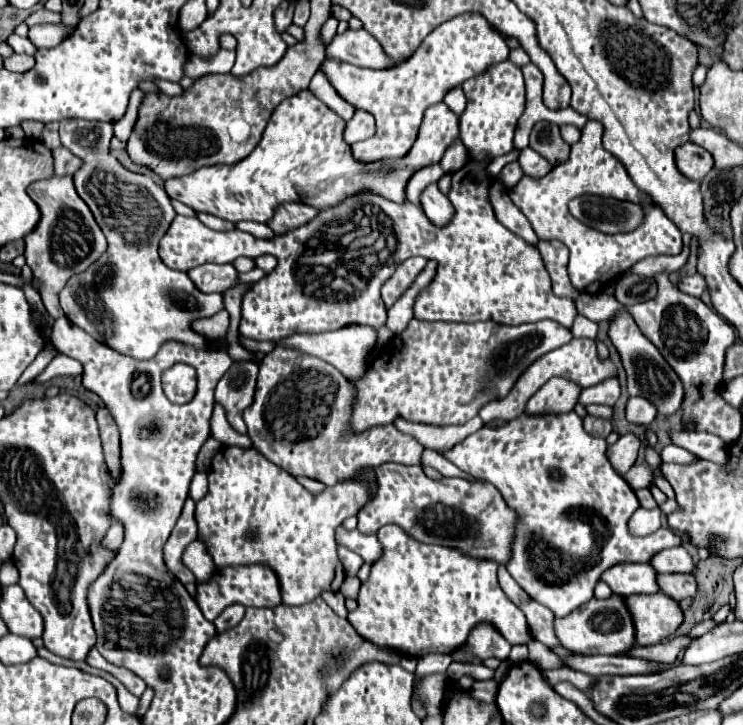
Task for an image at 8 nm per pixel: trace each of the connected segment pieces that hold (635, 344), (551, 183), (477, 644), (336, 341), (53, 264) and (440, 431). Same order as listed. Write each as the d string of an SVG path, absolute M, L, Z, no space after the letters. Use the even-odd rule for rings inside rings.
M609 329L609 339L621 355L621 363L627 373L627 391L629 395L641 395L649 399L661 415L671 415L681 407L683 401L683 383L665 363L659 349L649 339L623 339L623 329Z
M597 121L587 123L581 129L581 139L579 143L571 145L571 155L569 161L553 167L547 177L541 179L531 179L523 177L515 189L511 189L511 199L513 203L527 215L527 219L533 225L533 231L537 233L539 239L559 239L567 245L569 249L569 279L573 287L581 293L599 293L603 287L613 283L619 273L635 265L637 261L649 257L649 255L679 255L683 249L681 241L681 231L675 227L671 219L665 217L665 213L647 197L643 191L635 187L631 177L627 175L623 163L615 159L609 151L603 149L601 145L601 135L603 135L603 125ZM579 195L599 195L599 197L613 197L613 199L625 199L625 201L637 201L641 203L645 211L643 223L629 231L629 233L615 233L607 235L597 229L587 227L585 223L577 221L569 209L567 203L573 197Z
M481 625L473 629L465 647L451 653L451 657L453 661L471 661L471 659L485 661L489 657L497 657L499 661L505 661L509 659L509 651L511 651L511 645L493 627Z
M351 325L351 327L323 333L323 335L291 335L289 339L281 341L281 345L297 347L303 353L315 355L315 357L339 367L339 371L345 377L361 377L365 373L365 355L375 347L375 341L377 341L377 333L371 327Z
M53 175L51 179L35 181L29 187L31 195L33 189L41 189L45 197L41 199L35 197L41 219L39 219L39 227L35 227L35 231L31 231L31 235L27 235L25 239L25 259L27 265L33 269L33 277L41 281L41 299L47 313L53 319L57 319L59 315L63 315L57 299L59 291L65 287L69 277L85 271L89 265L95 263L95 259L99 259L99 255L103 255L103 251L107 249L107 241L99 225L95 223L93 213L77 195L73 187L73 179L69 175L63 177Z
M475 417L463 425L455 425L455 427L431 427L431 425L423 425L423 423L411 423L405 419L395 419L395 427L401 433L407 433L411 437L415 437L423 447L429 449L451 449L453 445L461 443L465 437L469 437L471 433L479 431L485 423L481 421L481 417Z

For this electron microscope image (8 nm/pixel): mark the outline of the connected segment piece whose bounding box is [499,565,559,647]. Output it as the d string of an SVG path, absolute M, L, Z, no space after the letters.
M503 565L499 567L499 585L505 591L505 595L525 613L525 619L527 619L527 625L529 625L529 631L531 631L531 637L537 639L537 641L541 641L547 647L559 645L559 641L557 641L557 637L553 633L553 613L547 607L535 603L513 581L513 577L507 573L507 569Z

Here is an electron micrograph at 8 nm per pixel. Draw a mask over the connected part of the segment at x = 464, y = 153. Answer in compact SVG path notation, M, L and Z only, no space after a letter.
M458 138L445 152L440 165L445 173L454 173L468 161L468 151Z

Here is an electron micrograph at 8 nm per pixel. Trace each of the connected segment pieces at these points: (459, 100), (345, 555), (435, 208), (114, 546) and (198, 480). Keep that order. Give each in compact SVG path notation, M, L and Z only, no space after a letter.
M458 86L451 89L445 95L443 102L451 109L451 111L457 113L457 117L461 117L461 113L463 113L466 108L467 99L461 86Z
M343 547L339 549L339 559L341 559L347 575L357 575L359 567L363 565L363 559L361 557L355 557L349 549L343 549Z
M431 183L423 193L421 193L421 207L427 213L427 217L435 223L435 225L445 225L451 221L453 217L453 207L449 203L449 199L439 191L437 183Z
M113 523L113 525L107 529L101 545L103 545L105 549L109 549L109 551L117 551L119 545L121 545L121 541L123 541L123 527L121 527L121 523Z
M197 473L191 481L191 491L189 491L189 497L193 497L195 501L203 499L207 495L207 475L205 473Z

